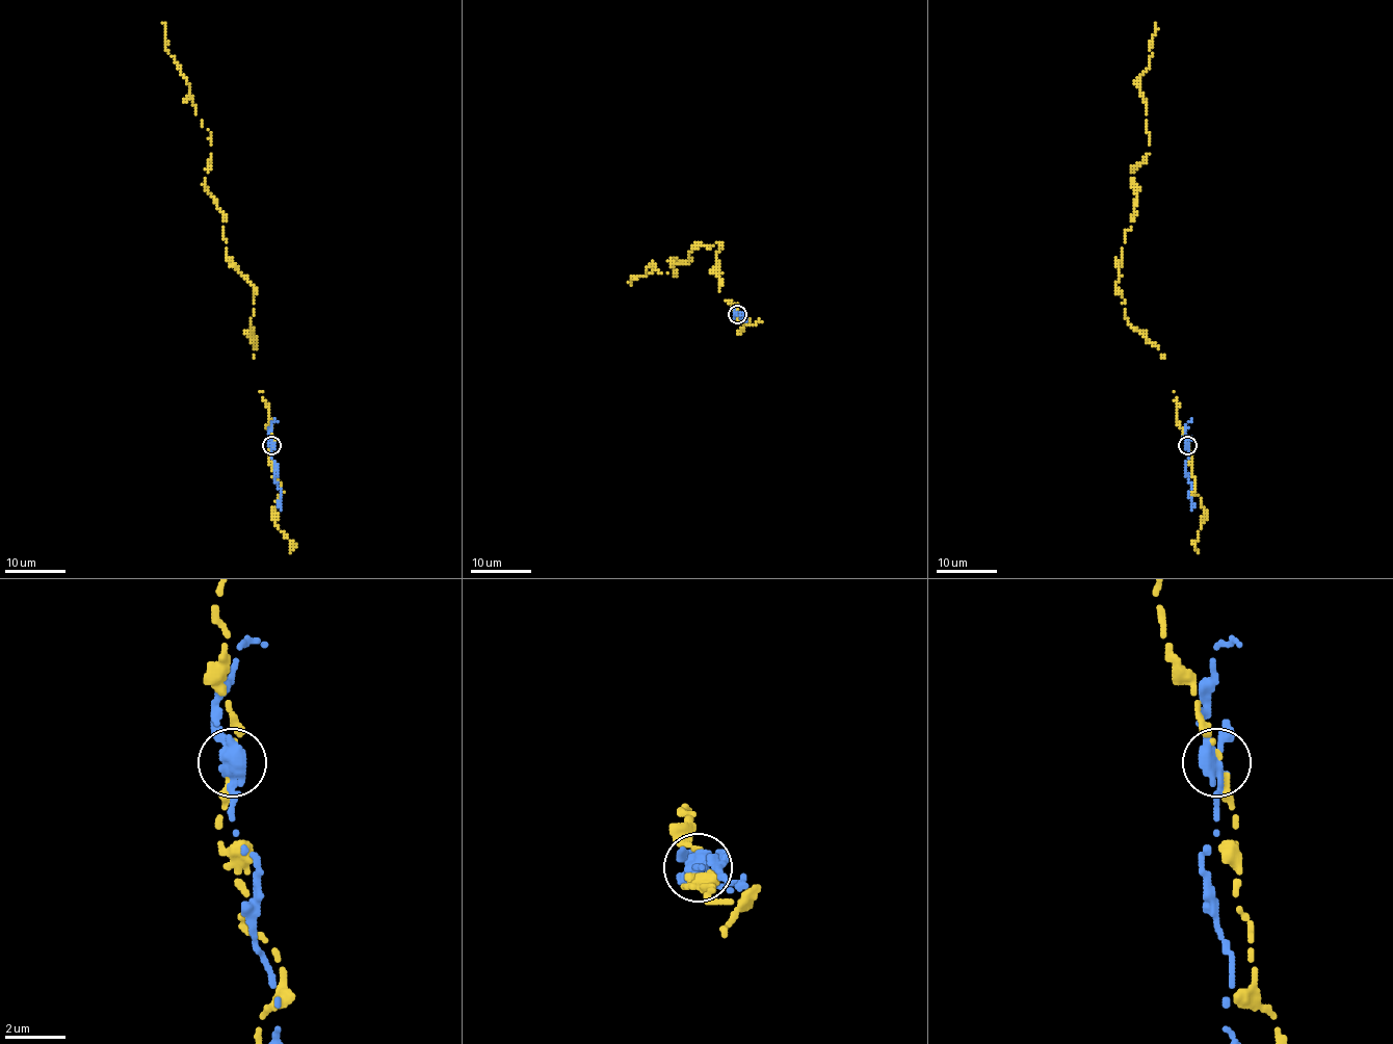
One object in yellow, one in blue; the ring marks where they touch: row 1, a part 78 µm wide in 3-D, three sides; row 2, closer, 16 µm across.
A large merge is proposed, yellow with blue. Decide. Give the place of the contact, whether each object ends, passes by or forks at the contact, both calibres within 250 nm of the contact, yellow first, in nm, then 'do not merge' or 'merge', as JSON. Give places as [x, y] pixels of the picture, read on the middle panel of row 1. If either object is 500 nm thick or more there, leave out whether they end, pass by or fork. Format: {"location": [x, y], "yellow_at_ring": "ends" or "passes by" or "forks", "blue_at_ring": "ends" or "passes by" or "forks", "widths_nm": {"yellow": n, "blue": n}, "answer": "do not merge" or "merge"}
{"location": [737, 314], "yellow_at_ring": "passes by", "blue_at_ring": "passes by", "widths_nm": {"yellow": 140, "blue": 440}, "answer": "do not merge"}

